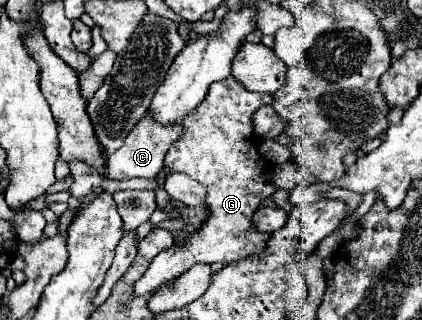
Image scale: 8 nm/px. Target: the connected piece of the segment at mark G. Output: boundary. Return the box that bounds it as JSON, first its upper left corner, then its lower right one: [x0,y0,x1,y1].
[133,76,277,296]

